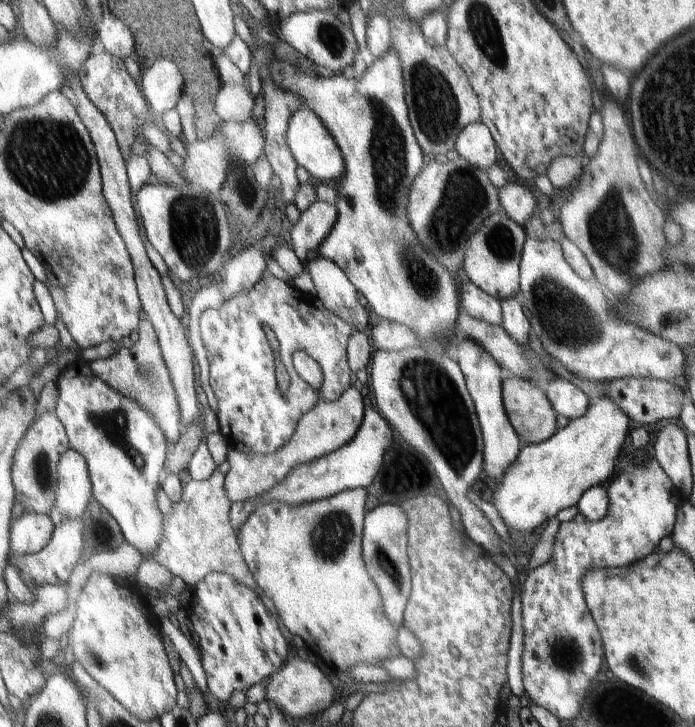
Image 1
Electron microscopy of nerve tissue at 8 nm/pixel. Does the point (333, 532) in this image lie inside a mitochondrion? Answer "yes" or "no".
yes

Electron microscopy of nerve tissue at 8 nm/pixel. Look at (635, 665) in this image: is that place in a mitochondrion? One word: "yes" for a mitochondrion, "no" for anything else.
yes

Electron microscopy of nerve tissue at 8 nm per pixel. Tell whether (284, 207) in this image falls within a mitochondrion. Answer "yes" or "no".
no

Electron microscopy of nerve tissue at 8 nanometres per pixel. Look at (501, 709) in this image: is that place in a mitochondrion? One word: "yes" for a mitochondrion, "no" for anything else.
no

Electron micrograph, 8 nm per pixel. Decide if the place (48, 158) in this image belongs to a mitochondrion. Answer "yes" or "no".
yes

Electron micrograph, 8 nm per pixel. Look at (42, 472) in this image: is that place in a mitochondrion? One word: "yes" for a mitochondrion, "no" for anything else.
yes

